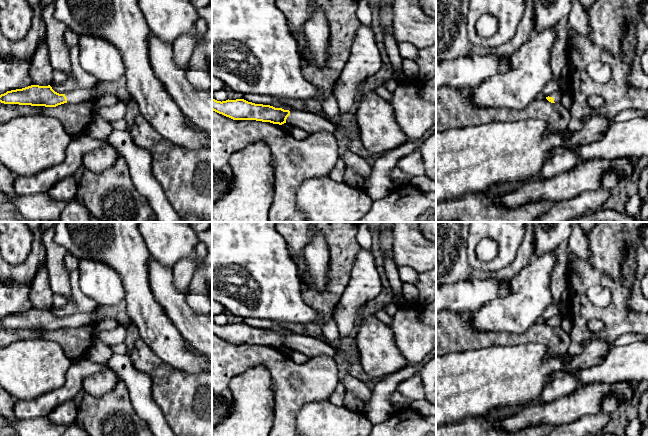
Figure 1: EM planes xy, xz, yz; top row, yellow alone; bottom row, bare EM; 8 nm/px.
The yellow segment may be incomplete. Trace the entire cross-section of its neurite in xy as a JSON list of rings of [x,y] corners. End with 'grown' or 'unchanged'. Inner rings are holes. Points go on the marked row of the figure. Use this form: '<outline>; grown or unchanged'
[[[31,85],[1,94],[0,102],[4,104],[56,107],[64,103],[97,101],[98,98],[94,87],[59,94],[55,92],[50,85]]]; grown

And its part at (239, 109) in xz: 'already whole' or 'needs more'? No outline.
needs more

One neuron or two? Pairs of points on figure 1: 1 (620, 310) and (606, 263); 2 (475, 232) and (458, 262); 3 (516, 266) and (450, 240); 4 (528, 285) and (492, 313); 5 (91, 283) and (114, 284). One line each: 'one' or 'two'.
1: two
2: two
3: one
4: one
5: one

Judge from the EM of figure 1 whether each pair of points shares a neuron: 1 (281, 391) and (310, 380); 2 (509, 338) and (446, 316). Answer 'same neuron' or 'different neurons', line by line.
1: same neuron
2: same neuron

